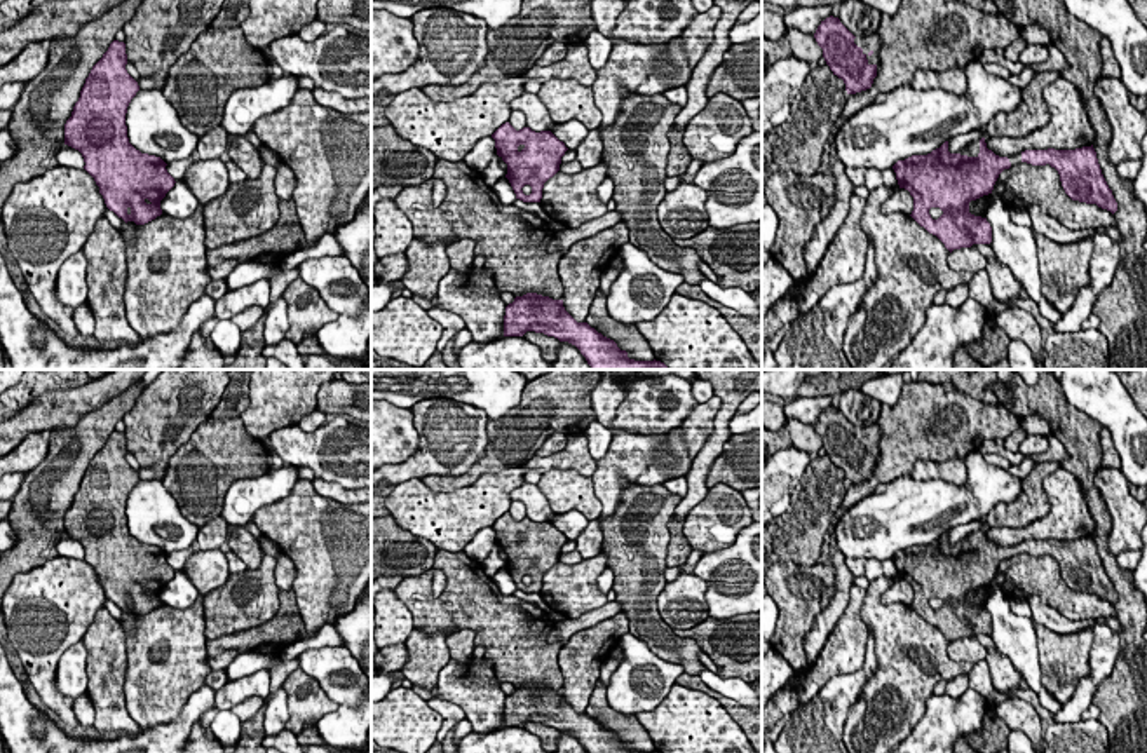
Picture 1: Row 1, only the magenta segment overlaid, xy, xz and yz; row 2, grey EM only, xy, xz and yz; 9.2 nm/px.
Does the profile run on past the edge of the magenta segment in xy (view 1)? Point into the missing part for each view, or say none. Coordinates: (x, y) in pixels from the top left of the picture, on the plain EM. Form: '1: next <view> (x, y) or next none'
1: next none

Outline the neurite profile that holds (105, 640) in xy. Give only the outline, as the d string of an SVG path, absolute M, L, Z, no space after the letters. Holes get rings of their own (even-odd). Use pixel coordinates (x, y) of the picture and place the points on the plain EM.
M101 607L84 638L87 650L87 695L94 706L94 727L98 730L126 730L129 736L141 729L131 718L124 682L127 671L126 631L105 607Z

